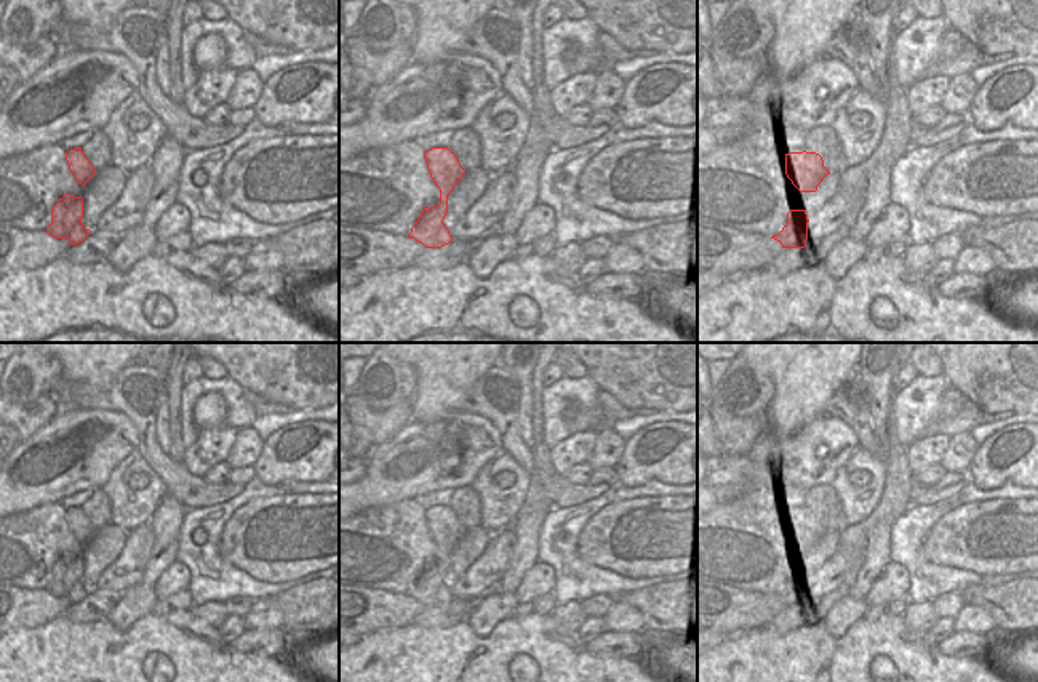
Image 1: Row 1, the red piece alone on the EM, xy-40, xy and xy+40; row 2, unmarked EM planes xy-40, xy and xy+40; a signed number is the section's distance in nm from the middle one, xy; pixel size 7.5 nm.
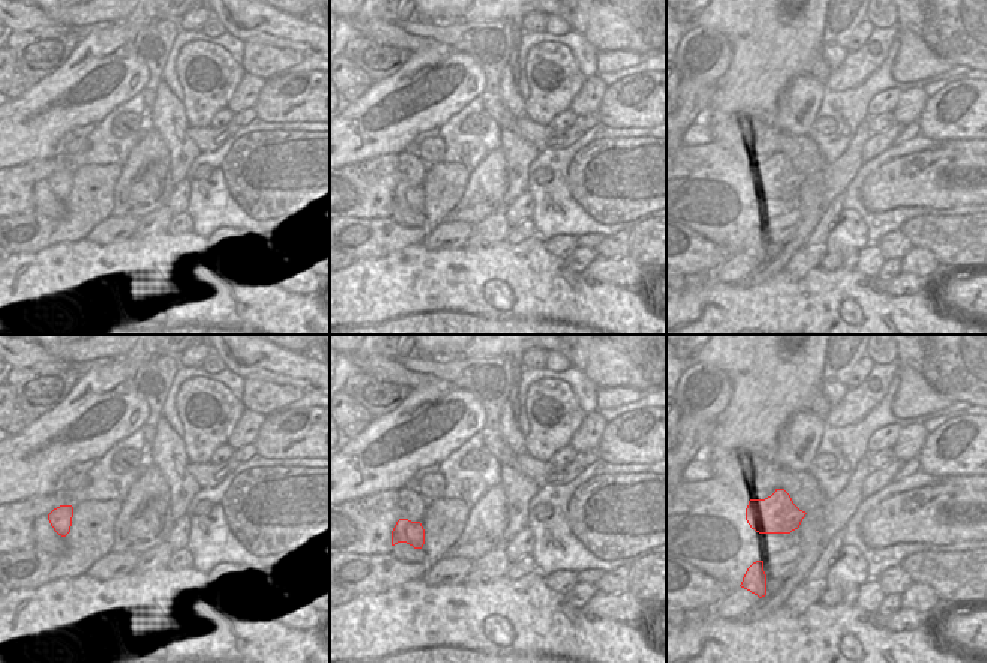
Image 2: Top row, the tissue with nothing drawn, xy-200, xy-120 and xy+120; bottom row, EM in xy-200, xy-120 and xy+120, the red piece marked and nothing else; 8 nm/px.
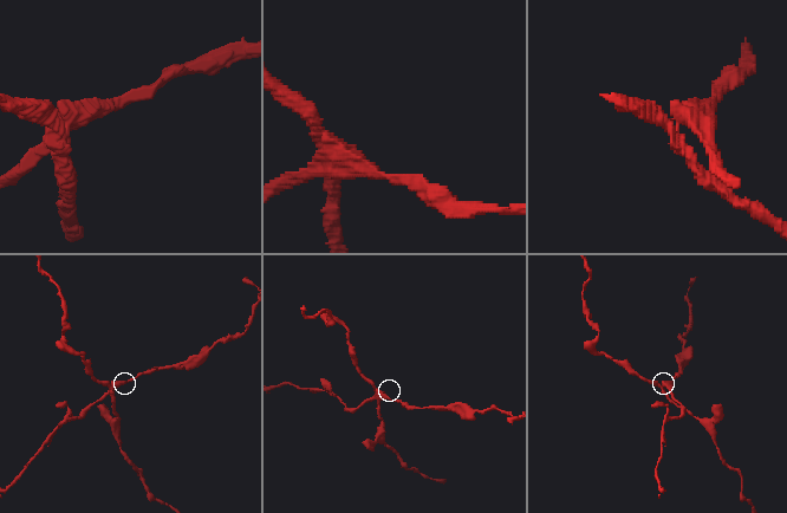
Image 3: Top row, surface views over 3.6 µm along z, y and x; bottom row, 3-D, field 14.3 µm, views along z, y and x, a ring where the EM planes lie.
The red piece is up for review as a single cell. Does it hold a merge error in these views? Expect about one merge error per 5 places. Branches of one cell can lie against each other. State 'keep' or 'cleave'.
cleave

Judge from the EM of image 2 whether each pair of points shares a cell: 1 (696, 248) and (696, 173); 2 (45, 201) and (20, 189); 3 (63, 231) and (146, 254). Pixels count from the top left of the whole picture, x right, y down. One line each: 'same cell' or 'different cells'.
1: different cells
2: different cells
3: different cells

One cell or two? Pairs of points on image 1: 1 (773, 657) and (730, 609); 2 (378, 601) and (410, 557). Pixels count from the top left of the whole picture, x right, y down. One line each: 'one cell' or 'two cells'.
1: two cells
2: two cells

